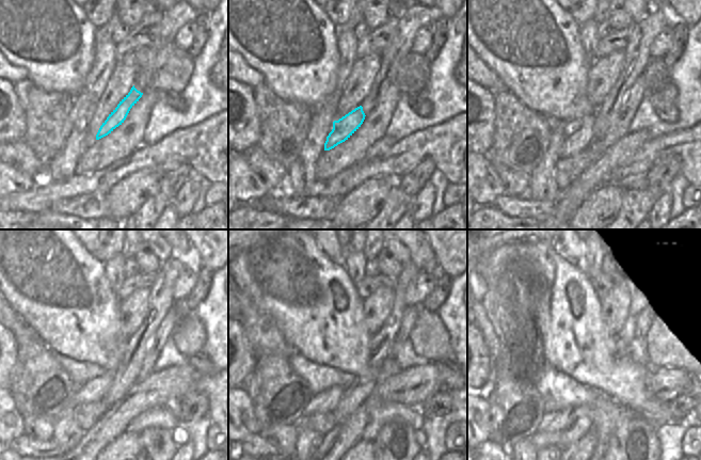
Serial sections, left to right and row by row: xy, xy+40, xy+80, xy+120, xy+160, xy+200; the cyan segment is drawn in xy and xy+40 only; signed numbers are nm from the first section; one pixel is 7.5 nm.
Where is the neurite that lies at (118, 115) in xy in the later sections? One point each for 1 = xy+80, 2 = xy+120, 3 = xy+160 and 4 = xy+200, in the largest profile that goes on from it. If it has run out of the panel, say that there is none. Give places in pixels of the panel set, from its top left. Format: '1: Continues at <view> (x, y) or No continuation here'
1: Continues at xy+80 (579, 140)
2: Continues at xy+120 (93, 391)
3: Continues at xy+160 (327, 401)
4: Continues at xy+200 (554, 422).

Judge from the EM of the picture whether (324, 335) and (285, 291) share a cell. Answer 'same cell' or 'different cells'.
same cell

